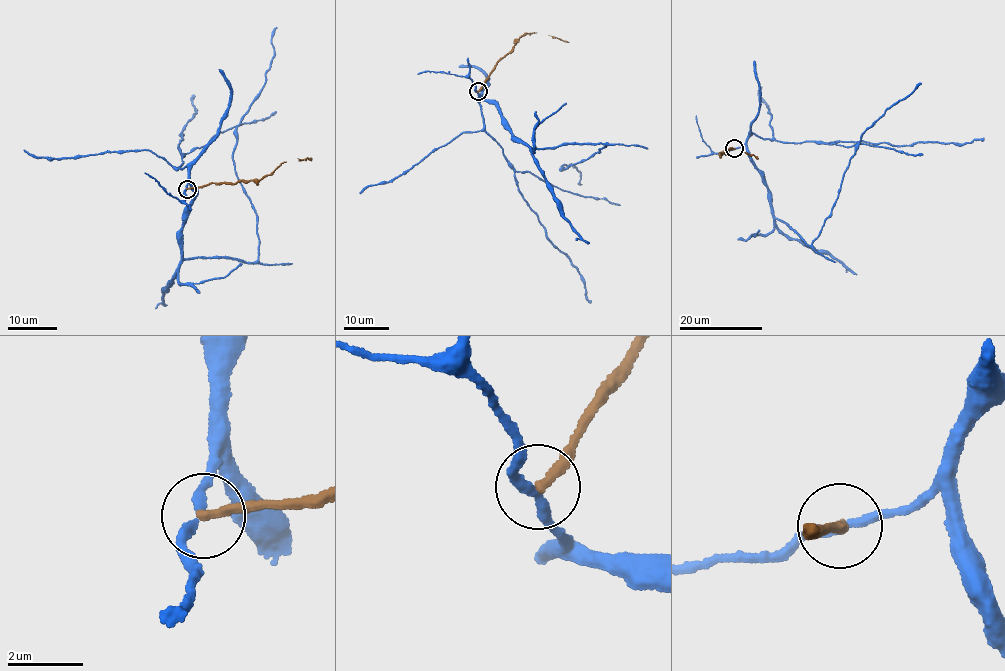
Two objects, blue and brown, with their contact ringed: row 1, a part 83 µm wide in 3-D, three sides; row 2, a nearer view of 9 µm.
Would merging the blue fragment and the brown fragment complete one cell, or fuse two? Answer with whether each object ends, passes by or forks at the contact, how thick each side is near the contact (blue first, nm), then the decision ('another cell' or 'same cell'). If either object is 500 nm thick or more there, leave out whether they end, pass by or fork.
blue passes by; brown ends there; 240 nm thick on the blue side, 240 nm on the other; another cell

